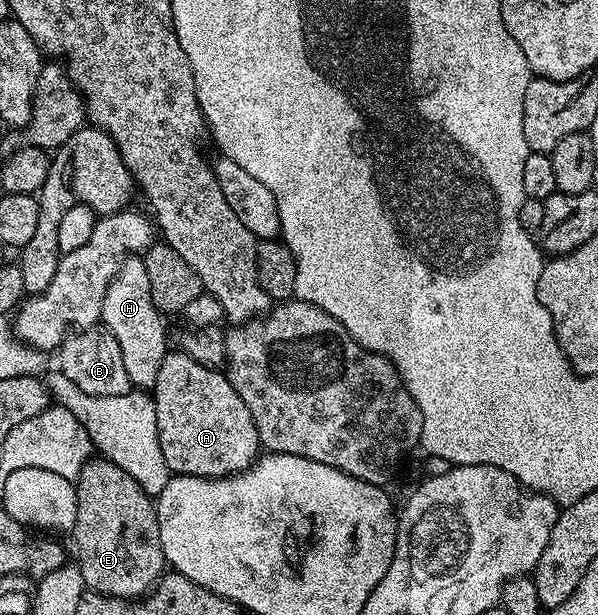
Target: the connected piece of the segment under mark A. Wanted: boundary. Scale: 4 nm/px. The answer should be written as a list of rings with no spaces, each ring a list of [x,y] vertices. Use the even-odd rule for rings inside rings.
[[[167,351],[156,373],[152,389],[155,406],[156,428],[159,430],[161,453],[171,473],[178,478],[205,478],[217,480],[219,476],[232,476],[250,467],[260,455],[260,445],[252,414],[240,402],[240,394],[232,390],[230,380],[219,369],[200,366],[187,352]]]

